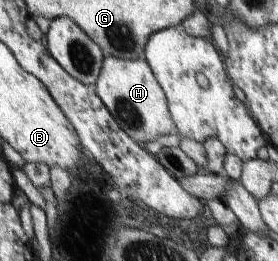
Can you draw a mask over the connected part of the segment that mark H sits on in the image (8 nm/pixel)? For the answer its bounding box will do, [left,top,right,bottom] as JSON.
[95,56,178,149]

